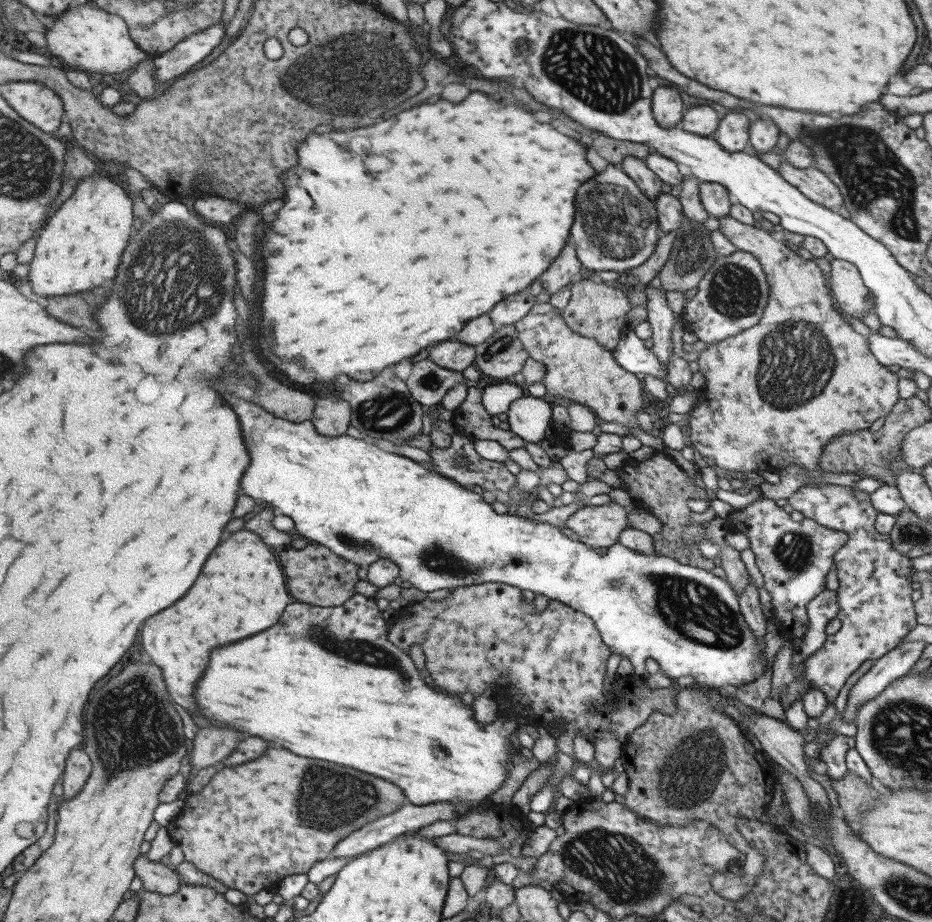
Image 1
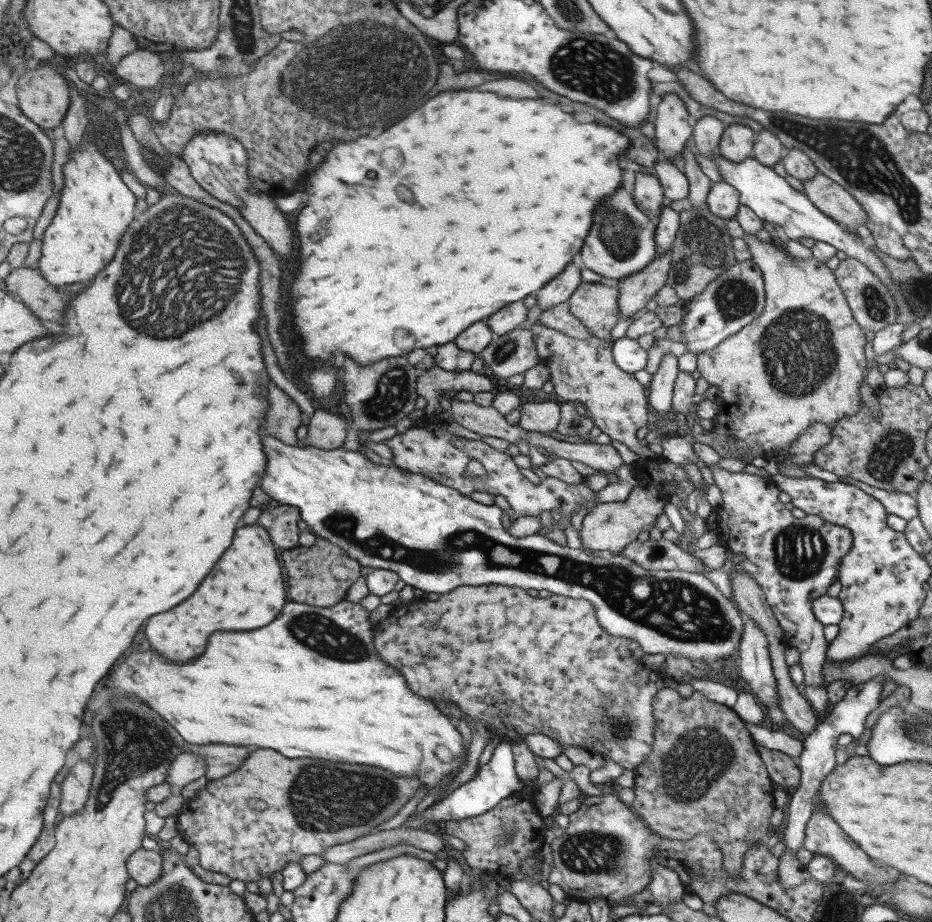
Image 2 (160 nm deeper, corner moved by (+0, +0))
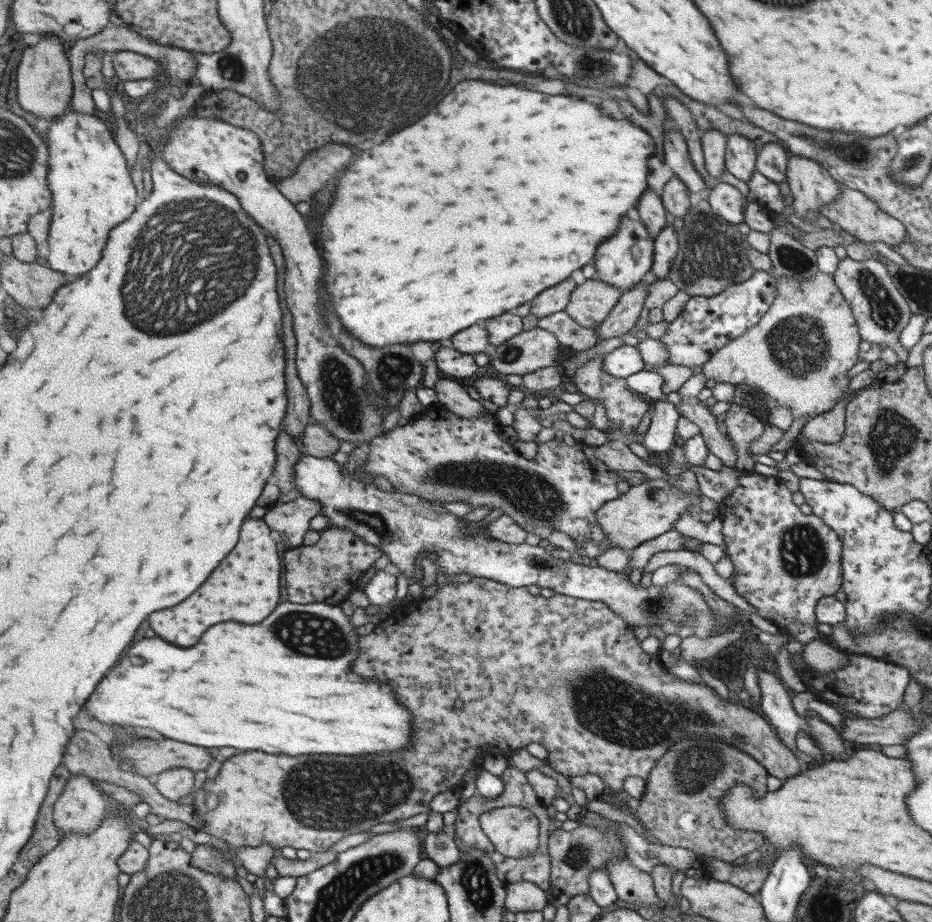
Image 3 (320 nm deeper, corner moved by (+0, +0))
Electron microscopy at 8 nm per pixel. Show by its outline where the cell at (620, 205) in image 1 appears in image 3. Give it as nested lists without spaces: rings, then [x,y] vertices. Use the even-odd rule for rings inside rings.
[[[623,218],[617,232],[607,238],[597,250],[595,250],[595,268],[594,278],[619,289],[621,292],[629,291],[637,283],[650,276],[650,266],[652,263],[652,246],[653,240],[647,234],[645,227],[640,221]]]

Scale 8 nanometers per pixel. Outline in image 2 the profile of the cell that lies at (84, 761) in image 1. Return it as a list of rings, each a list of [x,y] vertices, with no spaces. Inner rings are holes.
[[[79,760],[70,769],[62,785],[60,812],[71,816],[85,808],[92,789],[96,768],[94,763]]]

